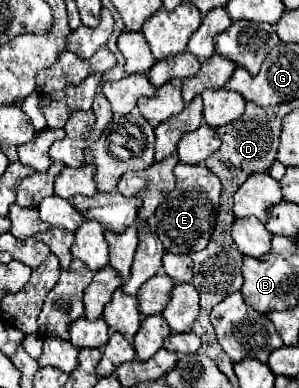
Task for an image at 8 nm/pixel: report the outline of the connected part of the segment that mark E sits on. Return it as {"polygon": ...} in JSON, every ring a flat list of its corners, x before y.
{"polygon":[[182,164,174,168,176,188,160,202,156,208,156,236,164,248,172,254,190,254,208,246,208,240,214,232,214,220,220,204,222,184,216,174,212,174,204,164]]}

